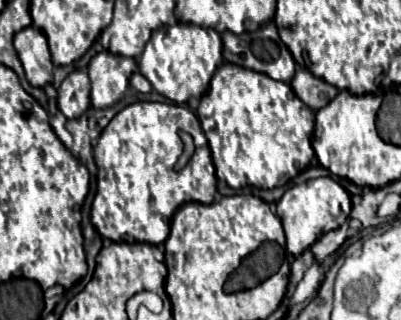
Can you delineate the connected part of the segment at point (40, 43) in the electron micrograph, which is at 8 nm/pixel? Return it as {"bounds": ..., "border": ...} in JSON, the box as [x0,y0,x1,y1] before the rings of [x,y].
{"bounds":[14,27,52,87],"border":[[[34,27],[22,29],[22,33],[14,35],[14,47],[16,53],[24,65],[26,79],[34,87],[44,87],[46,83],[52,81],[52,59],[48,51],[48,43],[42,31]]]}

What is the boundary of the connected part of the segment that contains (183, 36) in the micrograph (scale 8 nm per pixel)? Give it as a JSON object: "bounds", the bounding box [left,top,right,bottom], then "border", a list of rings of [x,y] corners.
{"bounds":[140,23,222,103],"border":[[[176,23],[172,27],[164,25],[160,29],[156,29],[150,37],[150,41],[144,47],[144,53],[140,57],[140,73],[152,83],[152,87],[162,93],[164,97],[168,97],[174,103],[186,103],[190,97],[202,97],[208,89],[208,83],[214,75],[214,71],[222,65],[222,39],[214,29],[202,29],[198,25],[190,25],[190,23]]]}

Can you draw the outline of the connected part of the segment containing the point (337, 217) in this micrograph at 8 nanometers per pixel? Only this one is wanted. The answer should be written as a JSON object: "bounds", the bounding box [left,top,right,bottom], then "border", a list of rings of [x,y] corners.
{"bounds":[276,177,352,255],"border":[[[318,177],[310,179],[306,183],[290,187],[282,199],[276,203],[276,213],[284,225],[286,233],[286,249],[292,255],[300,255],[306,251],[316,239],[320,239],[324,233],[338,229],[350,215],[352,201],[350,195],[330,177]]]}

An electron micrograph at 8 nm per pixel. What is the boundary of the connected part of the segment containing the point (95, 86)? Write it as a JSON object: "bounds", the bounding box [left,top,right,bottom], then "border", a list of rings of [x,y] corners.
{"bounds":[88,51,138,109],"border":[[[102,51],[92,57],[88,65],[88,75],[92,81],[92,105],[102,109],[114,105],[126,91],[130,75],[138,69],[132,57],[114,55],[110,51]]]}

